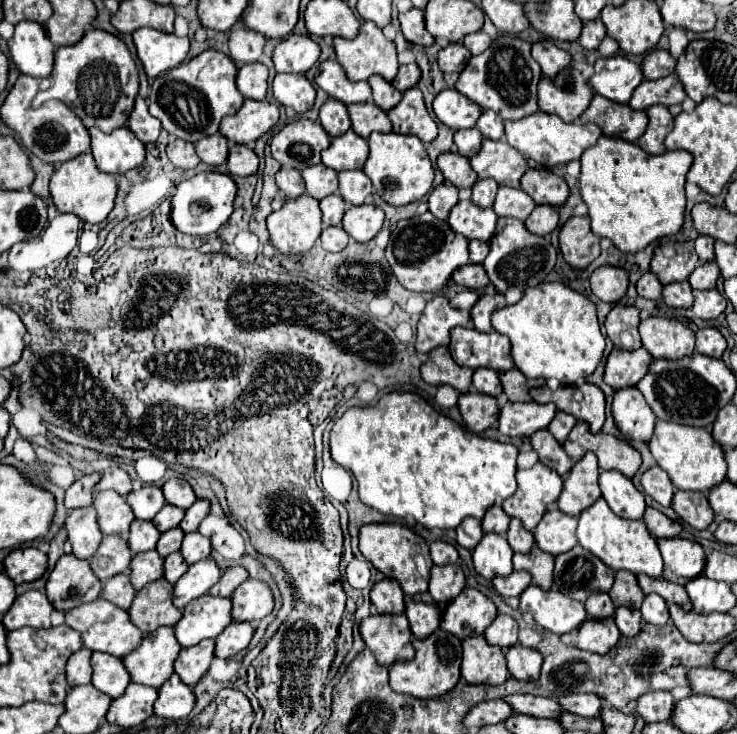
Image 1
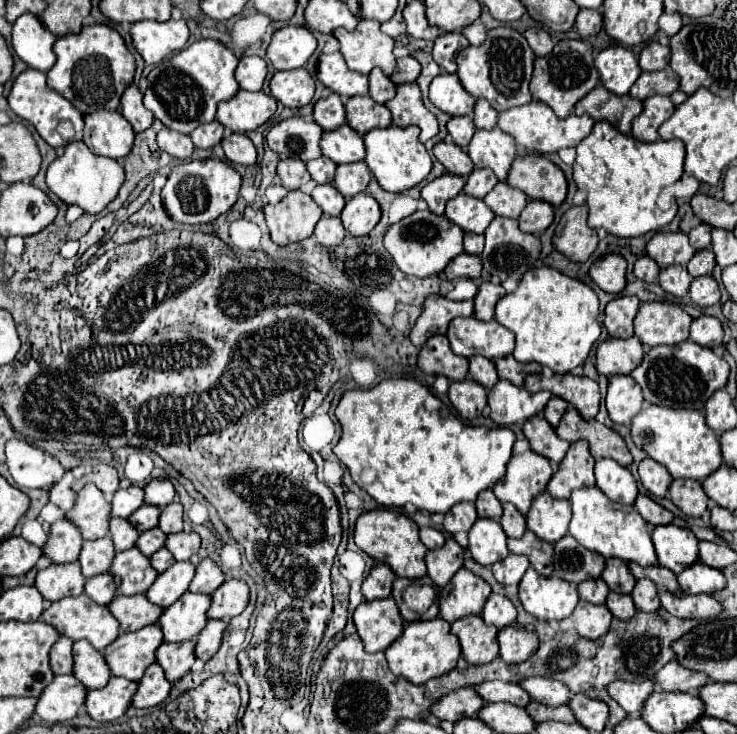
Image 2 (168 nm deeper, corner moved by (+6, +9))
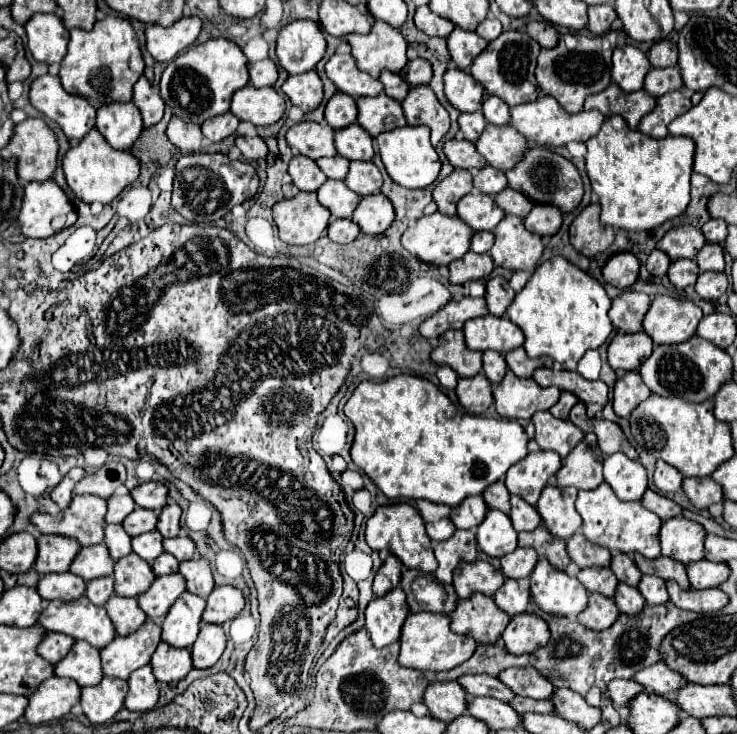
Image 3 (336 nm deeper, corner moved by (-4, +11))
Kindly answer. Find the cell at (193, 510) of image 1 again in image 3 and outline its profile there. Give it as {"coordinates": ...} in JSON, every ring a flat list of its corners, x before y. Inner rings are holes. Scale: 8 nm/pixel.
{"coordinates":[[168,503,166,507,162,507,162,511,158,515,158,523,156,523,156,529,162,533,162,537,176,537,178,535,180,513,182,513,182,509,176,503]]}

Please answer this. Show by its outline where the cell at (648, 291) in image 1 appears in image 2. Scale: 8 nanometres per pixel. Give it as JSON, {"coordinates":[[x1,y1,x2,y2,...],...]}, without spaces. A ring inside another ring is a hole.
{"coordinates":[[640,257,638,261,636,261,636,265,634,265,634,275,640,279,640,281,646,281,646,283,654,283,656,279,658,279,658,273,660,273,660,269,658,269,658,265,650,259,650,257]]}

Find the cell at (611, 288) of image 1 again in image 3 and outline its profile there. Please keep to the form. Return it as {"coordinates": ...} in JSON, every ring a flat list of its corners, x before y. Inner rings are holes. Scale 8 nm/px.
{"coordinates":[[618,253,604,265,602,275,610,285,618,289,626,289,636,281,638,267,640,263,632,253]]}

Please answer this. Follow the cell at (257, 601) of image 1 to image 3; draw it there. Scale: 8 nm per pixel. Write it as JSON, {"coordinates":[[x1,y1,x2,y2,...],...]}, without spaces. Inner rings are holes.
{"coordinates":[[230,585,214,587,214,591,208,595,202,621,222,625,224,621,230,621,232,617,236,617,242,611,242,607,244,607,244,595,240,589]]}

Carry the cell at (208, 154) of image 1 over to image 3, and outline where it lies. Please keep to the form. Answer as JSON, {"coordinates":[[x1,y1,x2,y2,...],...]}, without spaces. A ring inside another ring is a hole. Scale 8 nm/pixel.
{"coordinates":[[224,113,218,117,212,117,208,121,202,123,202,133,206,139,210,139,212,143,222,141,226,137,230,137,238,127,238,119,232,113]]}

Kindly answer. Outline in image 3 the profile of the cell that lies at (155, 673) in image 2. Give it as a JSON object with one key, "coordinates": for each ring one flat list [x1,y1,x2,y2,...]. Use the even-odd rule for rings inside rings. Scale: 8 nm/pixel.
{"coordinates":[[144,665,130,673,128,693,124,699,124,709,128,711,150,711,158,703,158,689,154,687,156,679,152,677,150,665]]}

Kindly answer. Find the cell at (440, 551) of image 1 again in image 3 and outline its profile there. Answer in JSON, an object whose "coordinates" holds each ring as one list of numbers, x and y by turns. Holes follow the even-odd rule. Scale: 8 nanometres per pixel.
{"coordinates":[[440,519,440,521,434,521,434,523,426,523,426,533,432,541,444,541,454,531,456,531,456,527,452,525,450,519]]}

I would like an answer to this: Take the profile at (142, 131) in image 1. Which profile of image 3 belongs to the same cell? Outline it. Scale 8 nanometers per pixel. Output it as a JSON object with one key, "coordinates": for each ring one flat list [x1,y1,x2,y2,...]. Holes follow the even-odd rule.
{"coordinates":[[144,75,134,85,134,99,132,101,142,111,144,127,156,125,162,119,162,115,164,115,164,101,162,101,162,97,158,93,154,93,150,81]]}

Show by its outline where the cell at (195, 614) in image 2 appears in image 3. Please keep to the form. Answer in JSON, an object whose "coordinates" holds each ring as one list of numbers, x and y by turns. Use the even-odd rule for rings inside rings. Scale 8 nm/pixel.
{"coordinates":[[184,591,170,607,162,623,162,641,176,649,190,647,200,631,204,605,206,601,202,597]]}

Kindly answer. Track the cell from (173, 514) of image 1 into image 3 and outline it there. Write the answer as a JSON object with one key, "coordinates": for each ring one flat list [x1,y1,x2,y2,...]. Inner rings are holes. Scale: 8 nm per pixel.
{"coordinates":[[136,507,136,509,122,521,122,527,124,527,124,531,126,531,130,537,148,533,148,531,156,529,156,513,154,513,154,511,148,511,148,509]]}

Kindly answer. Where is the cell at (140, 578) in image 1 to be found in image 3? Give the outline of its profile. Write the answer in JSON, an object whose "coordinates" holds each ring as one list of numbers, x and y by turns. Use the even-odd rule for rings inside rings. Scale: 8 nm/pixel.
{"coordinates":[[130,553,114,565,114,579,116,579,114,583,116,595,138,597,152,585,154,573,142,557,138,557,136,553]]}

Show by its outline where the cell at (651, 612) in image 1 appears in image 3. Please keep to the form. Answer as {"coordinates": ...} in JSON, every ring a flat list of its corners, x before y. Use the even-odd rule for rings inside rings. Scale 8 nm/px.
{"coordinates":[[642,575,640,583,638,583,638,591,644,595,646,603,650,603,650,605,658,605,658,603,668,601,664,579,660,579,656,575]]}

